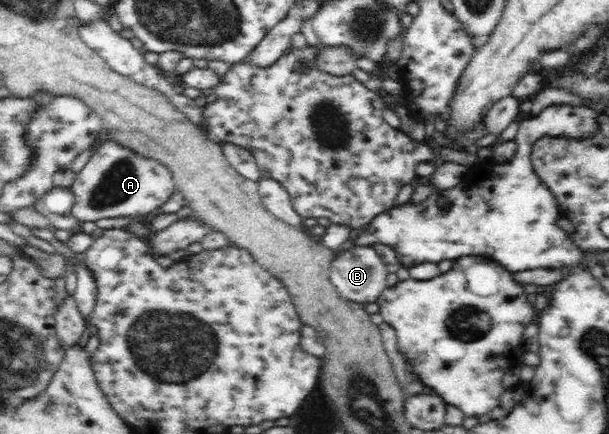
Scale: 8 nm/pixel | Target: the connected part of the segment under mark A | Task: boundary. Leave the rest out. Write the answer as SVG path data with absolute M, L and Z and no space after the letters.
M114 140L103 141L70 186L75 195L71 212L80 222L103 218L149 214L159 210L173 192L178 191L171 171L158 161L139 156L130 147Z

